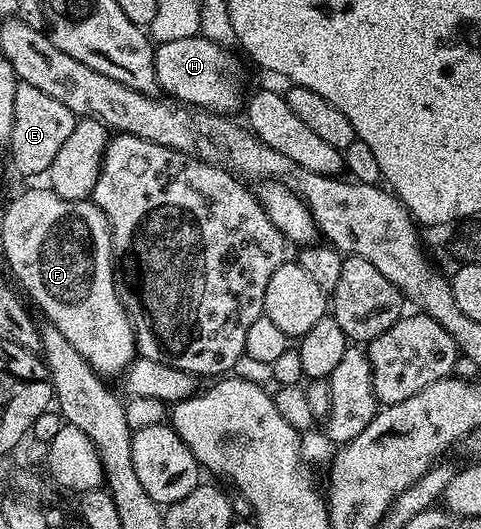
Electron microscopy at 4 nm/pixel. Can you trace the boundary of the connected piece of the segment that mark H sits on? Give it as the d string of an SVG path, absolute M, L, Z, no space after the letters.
M201 34L159 43L155 47L154 67L157 74L157 87L164 90L167 97L180 101L191 108L208 110L223 116L234 116L244 106L242 86L240 84L240 68L234 55L227 47L221 47L214 41L206 39Z

